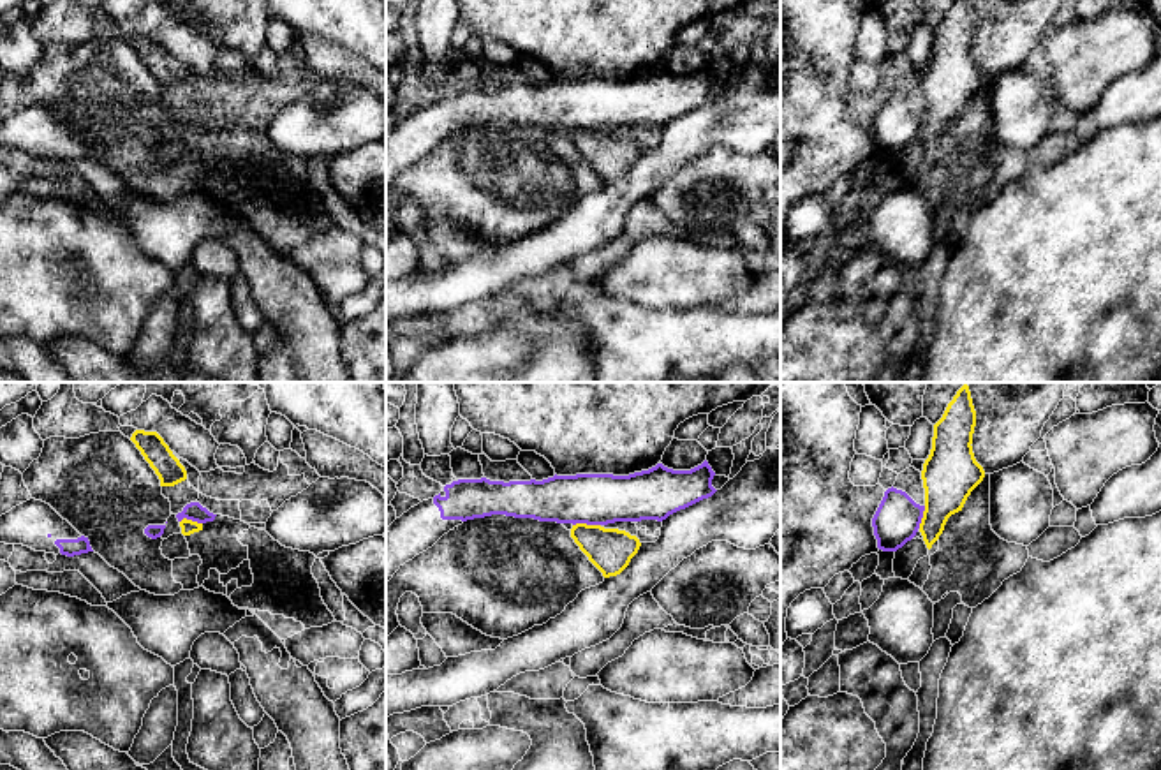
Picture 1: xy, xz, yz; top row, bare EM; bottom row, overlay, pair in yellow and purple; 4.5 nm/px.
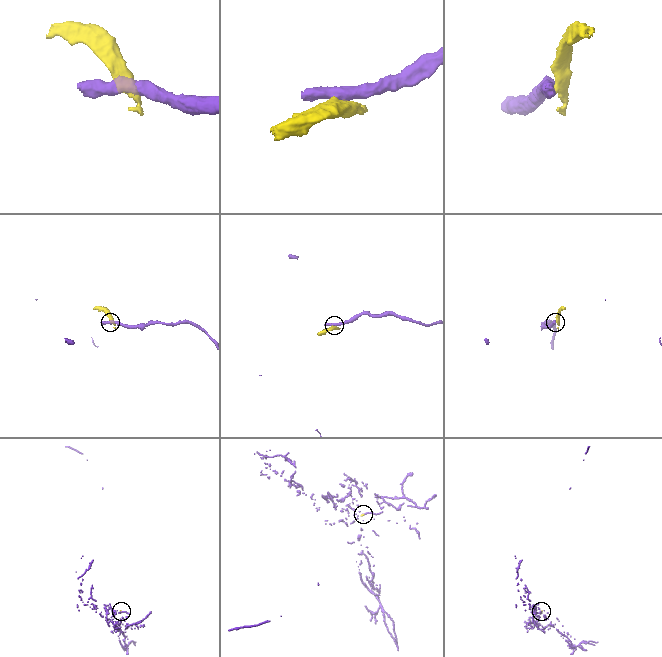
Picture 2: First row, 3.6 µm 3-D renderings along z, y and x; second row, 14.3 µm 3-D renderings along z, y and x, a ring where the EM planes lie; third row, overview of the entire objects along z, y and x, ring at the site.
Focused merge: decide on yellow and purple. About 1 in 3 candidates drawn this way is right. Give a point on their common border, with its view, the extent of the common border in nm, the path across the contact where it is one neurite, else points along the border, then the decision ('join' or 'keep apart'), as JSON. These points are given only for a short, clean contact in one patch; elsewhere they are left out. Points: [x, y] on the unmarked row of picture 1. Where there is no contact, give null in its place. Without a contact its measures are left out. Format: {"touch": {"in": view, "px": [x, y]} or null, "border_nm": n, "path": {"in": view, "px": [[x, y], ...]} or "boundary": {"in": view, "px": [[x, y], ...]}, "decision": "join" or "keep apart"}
{"touch": {"in": "xz", "px": [585, 129]}, "border_nm": 130, "boundary": {"in": "xz", "px": [[599, 129], [573, 131]]}, "decision": "keep apart"}

